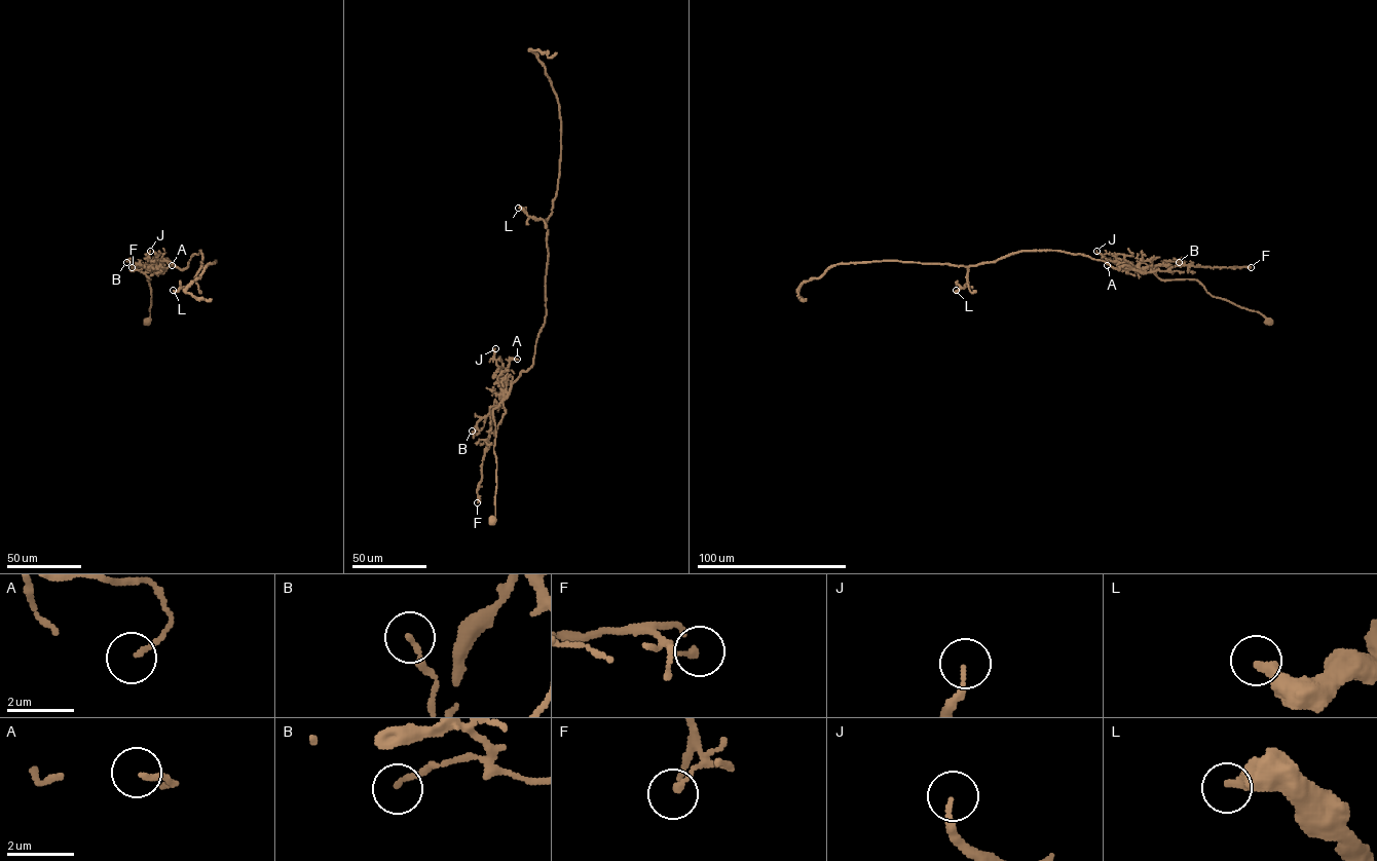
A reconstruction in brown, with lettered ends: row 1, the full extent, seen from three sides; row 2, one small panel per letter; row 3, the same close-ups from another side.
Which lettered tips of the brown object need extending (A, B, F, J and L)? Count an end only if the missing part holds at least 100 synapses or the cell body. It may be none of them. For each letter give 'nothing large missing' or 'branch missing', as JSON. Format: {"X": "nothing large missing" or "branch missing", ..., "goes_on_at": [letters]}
{"A": "nothing large missing", "B": "nothing large missing", "F": "nothing large missing", "J": "nothing large missing", "L": "nothing large missing", "goes_on_at": []}

